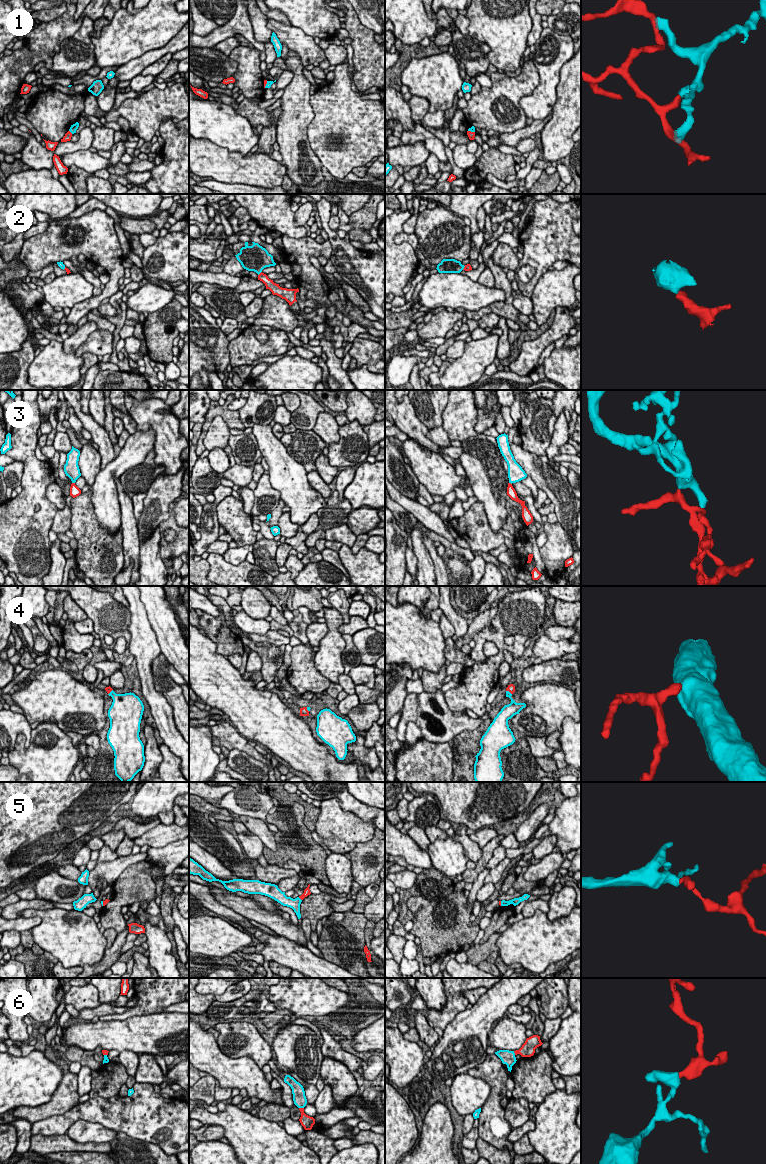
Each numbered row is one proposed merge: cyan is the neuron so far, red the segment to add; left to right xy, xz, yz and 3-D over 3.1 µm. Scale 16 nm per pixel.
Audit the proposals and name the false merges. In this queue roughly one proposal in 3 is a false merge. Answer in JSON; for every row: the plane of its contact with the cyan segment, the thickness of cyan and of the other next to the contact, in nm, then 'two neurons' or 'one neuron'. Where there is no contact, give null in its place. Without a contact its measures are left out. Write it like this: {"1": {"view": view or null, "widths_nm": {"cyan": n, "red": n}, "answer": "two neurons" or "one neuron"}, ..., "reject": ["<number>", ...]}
{"1": {"view": "xy", "widths_nm": {"cyan": 120, "red": 120}, "answer": "two neurons"}, "2": {"view": "xz", "widths_nm": {"cyan": 420, "red": 140}, "answer": "one neuron"}, "3": {"view": "xy", "widths_nm": {"cyan": 240, "red": 160}, "answer": "one neuron"}, "4": {"view": "yz", "widths_nm": {"cyan": 180, "red": 130}, "answer": "one neuron"}, "5": {"view": "xz", "widths_nm": {"cyan": 160, "red": 100}, "answer": "one neuron"}, "6": {"view": "xz", "widths_nm": {"cyan": 220, "red": 200}, "answer": "one neuron"}, "reject": ["1"]}

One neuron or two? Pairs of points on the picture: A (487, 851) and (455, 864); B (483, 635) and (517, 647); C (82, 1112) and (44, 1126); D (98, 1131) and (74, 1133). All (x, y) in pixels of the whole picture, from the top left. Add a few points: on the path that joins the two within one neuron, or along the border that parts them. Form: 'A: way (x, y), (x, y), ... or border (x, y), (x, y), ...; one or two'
A: border (467, 869), (461, 874); two
B: way (491, 637), (495, 637), (505, 647), (509, 647); one
C: way (73, 1115), (60, 1124), (53, 1125); one
D: way (92, 1132), (80, 1132); one

